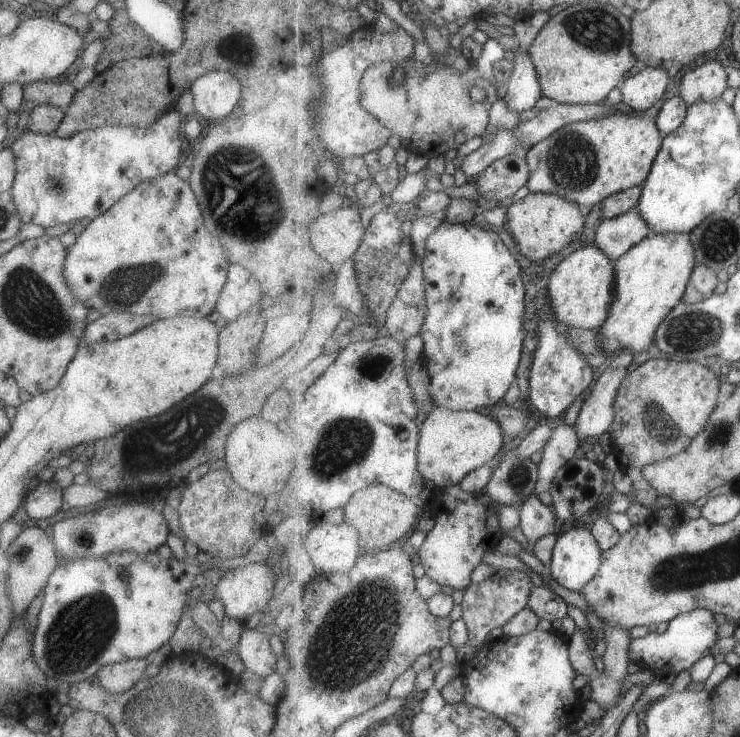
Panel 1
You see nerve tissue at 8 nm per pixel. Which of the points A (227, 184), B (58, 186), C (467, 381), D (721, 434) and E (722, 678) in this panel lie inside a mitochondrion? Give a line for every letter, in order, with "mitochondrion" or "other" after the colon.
A: mitochondrion
B: mitochondrion
C: other
D: mitochondrion
E: other

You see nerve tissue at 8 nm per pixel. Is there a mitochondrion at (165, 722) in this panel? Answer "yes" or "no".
yes

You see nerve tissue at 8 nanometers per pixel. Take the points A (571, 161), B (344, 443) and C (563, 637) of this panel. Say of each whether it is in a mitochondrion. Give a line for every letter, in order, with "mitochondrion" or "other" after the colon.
A: mitochondrion
B: mitochondrion
C: other

